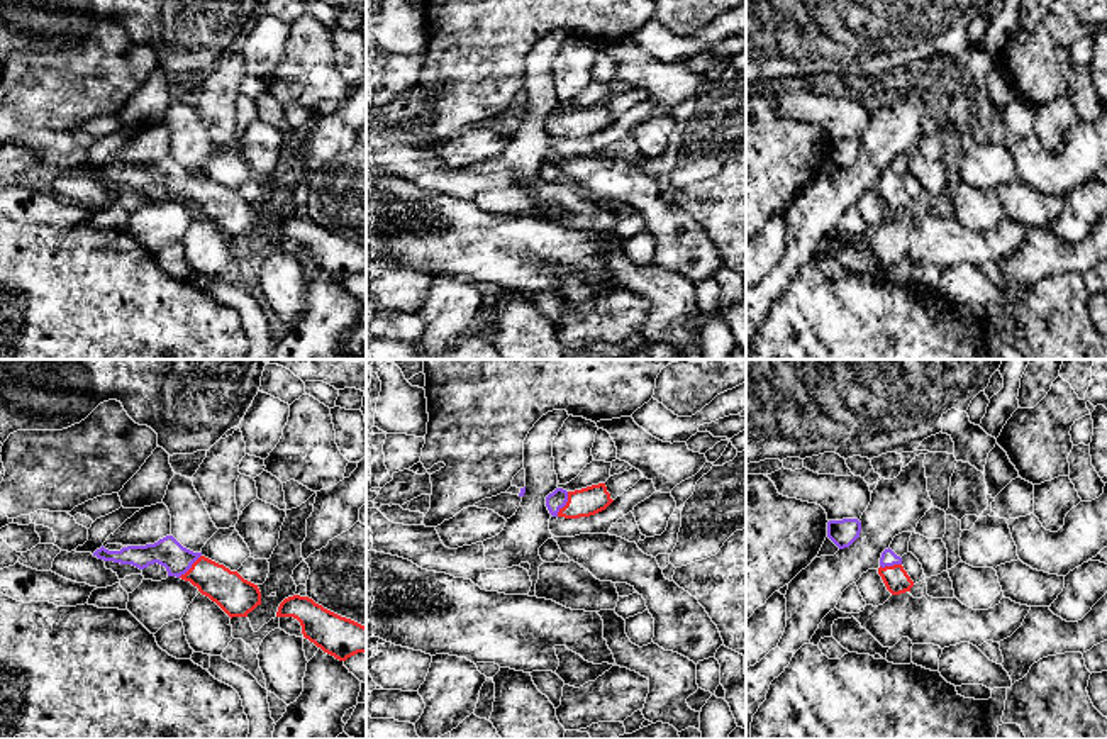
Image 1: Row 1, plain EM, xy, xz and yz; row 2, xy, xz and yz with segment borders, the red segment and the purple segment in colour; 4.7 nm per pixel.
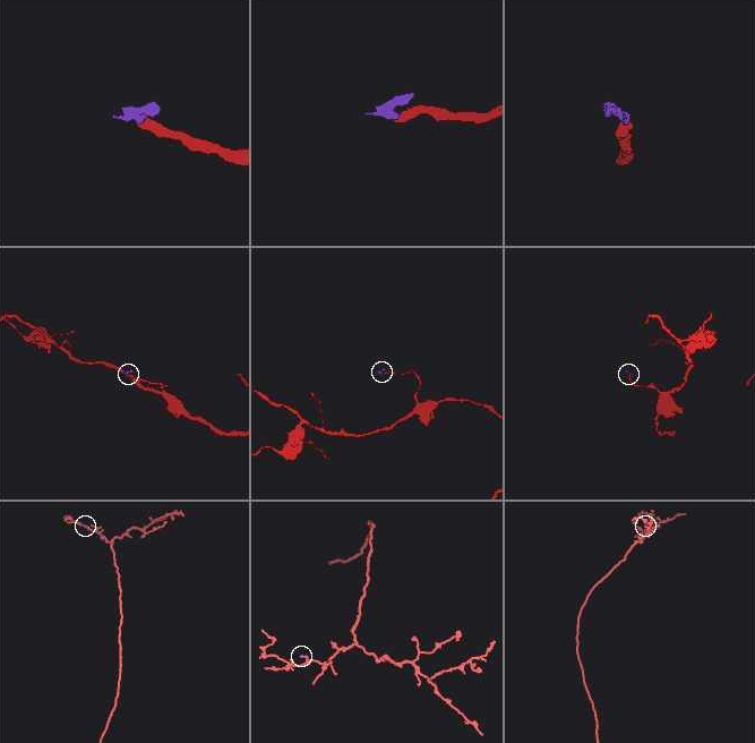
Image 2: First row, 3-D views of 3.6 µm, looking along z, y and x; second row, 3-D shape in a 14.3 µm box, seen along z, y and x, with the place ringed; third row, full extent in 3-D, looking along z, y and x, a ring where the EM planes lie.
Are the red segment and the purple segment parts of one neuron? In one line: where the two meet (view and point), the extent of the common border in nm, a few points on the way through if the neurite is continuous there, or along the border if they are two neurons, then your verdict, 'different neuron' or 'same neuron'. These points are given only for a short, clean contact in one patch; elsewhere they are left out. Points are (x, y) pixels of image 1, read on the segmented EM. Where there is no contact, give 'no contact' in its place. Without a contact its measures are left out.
meets red in xz at (567, 504); contact 130 nm long; runs through xz (590, 500), (567, 504), (558, 499); same neuron

